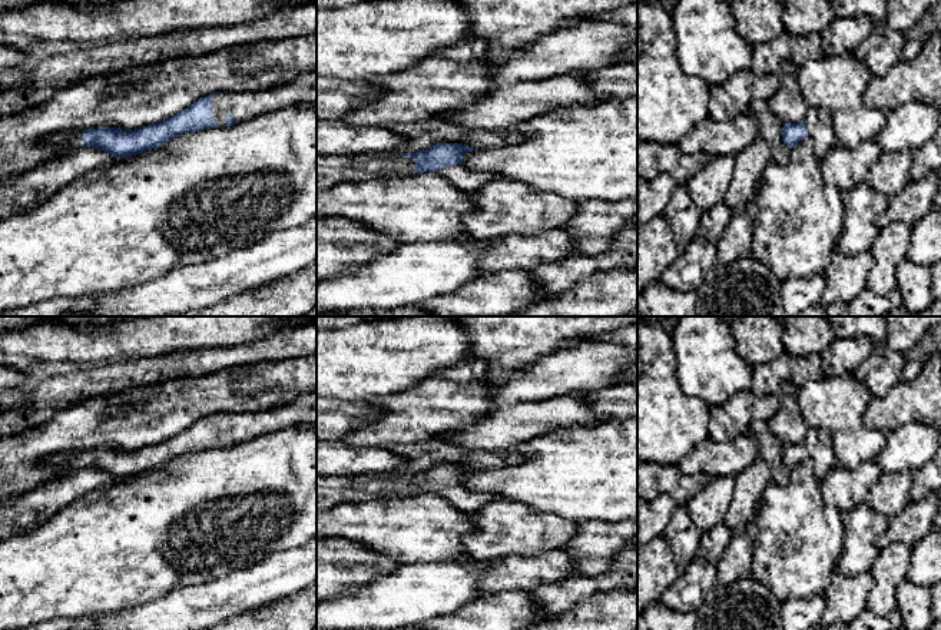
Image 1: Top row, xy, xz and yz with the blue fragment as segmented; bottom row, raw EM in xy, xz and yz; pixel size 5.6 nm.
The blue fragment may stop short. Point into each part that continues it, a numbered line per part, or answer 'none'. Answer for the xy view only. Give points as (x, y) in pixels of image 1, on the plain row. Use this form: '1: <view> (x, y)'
1: xy (301, 411)
2: xy (73, 461)

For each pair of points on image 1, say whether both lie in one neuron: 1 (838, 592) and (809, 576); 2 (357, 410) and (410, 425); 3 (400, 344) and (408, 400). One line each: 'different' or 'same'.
1: different
2: different
3: different

